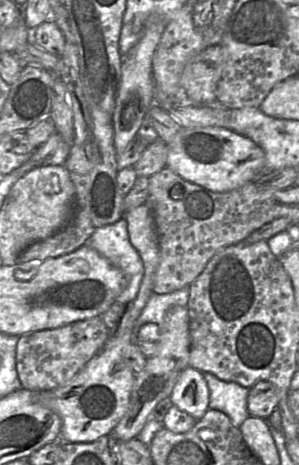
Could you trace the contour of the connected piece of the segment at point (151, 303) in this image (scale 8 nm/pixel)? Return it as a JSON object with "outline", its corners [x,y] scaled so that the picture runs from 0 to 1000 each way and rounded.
{"outline":[[[635,613],[559,632],[508,630],[468,680],[448,695],[448,729],[468,703],[488,695],[538,699],[552,675],[579,658],[625,658]]]}

